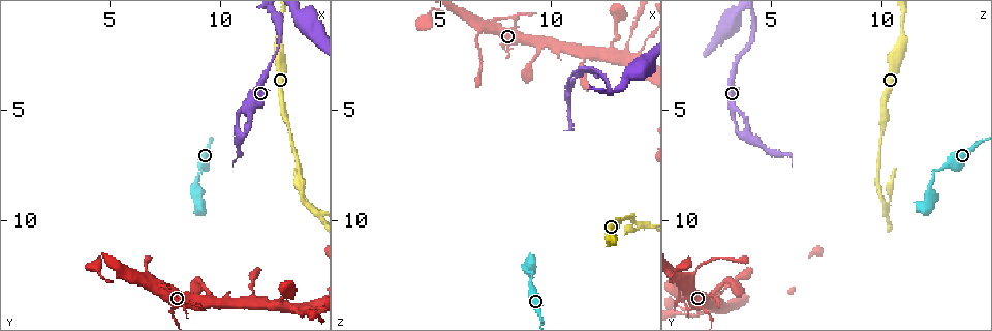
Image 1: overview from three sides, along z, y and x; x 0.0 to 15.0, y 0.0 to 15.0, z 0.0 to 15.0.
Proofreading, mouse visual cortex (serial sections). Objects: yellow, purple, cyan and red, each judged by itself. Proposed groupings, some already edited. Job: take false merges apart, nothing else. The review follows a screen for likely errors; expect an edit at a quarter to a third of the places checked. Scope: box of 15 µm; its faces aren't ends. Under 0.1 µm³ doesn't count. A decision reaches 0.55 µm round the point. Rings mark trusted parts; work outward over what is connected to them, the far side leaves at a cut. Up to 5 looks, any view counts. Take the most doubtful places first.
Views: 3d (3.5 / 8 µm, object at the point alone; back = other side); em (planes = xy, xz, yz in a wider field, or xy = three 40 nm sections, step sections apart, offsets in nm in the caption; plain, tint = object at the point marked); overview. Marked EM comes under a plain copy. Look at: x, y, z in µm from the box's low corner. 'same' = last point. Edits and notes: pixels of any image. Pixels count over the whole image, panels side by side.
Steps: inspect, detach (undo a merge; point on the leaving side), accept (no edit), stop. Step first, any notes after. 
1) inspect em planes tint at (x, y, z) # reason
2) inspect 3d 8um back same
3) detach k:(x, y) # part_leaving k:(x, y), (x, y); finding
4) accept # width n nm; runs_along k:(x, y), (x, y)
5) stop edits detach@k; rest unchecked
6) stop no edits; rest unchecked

inspect 3d 3.5um at (14.0, 9.3, 10.2) # abrupt turn

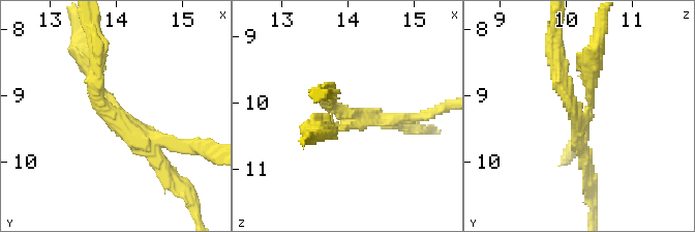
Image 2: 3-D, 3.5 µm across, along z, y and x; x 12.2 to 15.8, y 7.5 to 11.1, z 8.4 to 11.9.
inspect em xy step 1 tint at (13.95, 9.25, 10.15) # shape alone is not enough

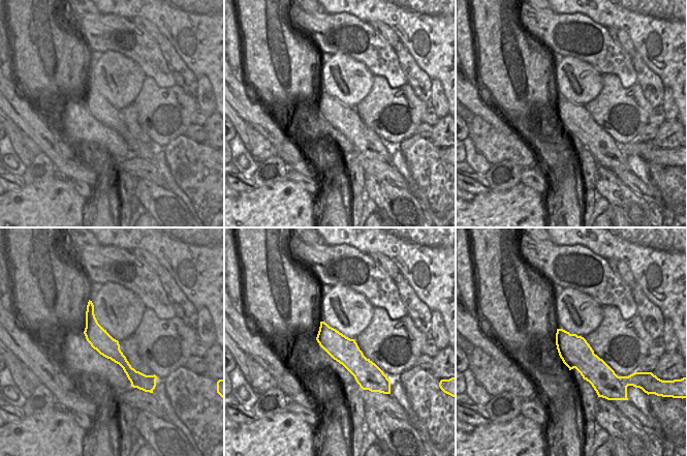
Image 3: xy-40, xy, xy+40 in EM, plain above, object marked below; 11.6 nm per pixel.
detach 2:(198, 149) # part_leaving 2:(585, 118), (596, 38), (601, 29); two cells meet here

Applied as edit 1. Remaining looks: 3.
inspect 3d 3.5um at (14.1, 14.0, 2.2)

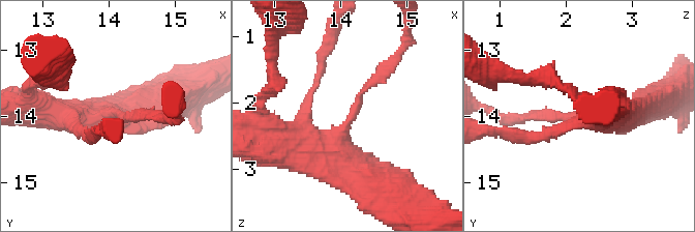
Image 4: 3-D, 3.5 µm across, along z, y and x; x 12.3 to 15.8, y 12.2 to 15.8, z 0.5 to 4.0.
inspect em planes tint at (14.10, 13.95, 2.30) # need the tissue

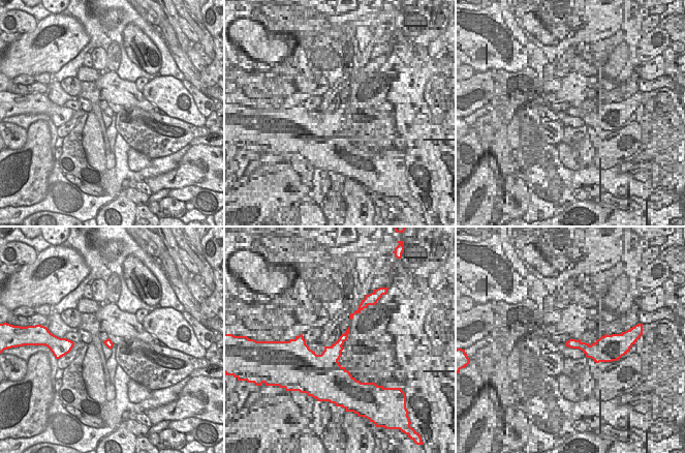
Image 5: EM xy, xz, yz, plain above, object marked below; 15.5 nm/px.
inspect em xy step 1 tint same # another direction

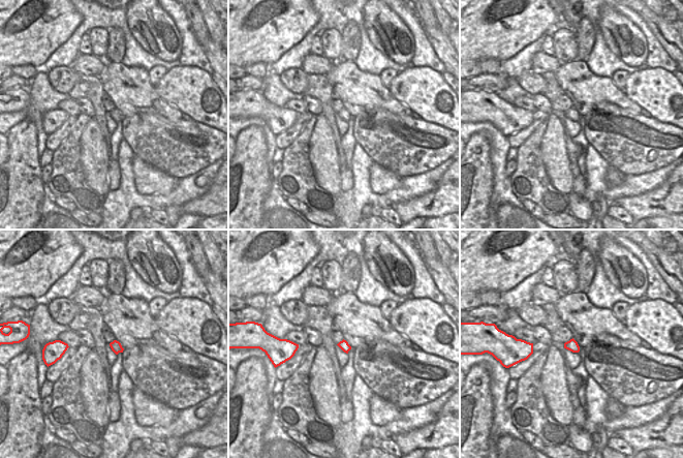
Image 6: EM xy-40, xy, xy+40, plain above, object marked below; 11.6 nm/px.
accept # arm_widths 150, 450 nm; runs_along 4:(54, 112), (156, 115); one cell here

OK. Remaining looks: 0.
stop edits detach@2; rest unchecked

